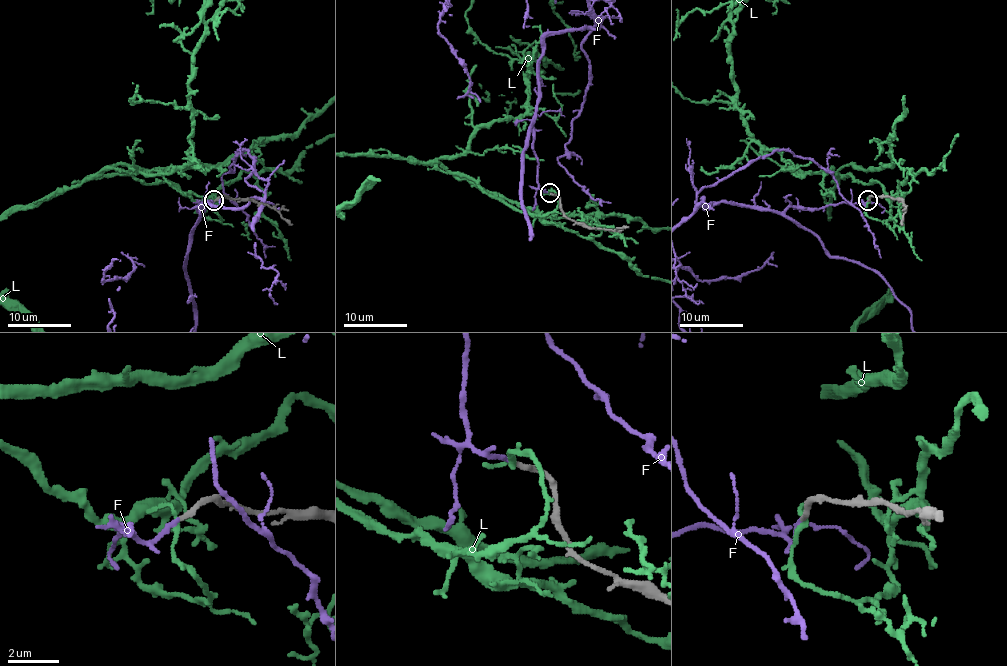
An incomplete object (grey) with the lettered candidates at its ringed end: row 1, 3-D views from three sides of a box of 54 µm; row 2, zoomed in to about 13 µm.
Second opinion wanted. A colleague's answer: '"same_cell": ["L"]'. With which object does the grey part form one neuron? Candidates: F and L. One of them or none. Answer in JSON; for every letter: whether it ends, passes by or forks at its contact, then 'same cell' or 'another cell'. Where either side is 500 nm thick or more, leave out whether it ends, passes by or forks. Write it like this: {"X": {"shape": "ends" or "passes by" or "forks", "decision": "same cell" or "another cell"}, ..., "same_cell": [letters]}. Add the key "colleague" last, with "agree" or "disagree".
{"F": {"shape": "ends", "decision": "same cell"}, "L": {"shape": "passes by", "decision": "another cell"}, "same_cell": ["F"], "colleague": "disagree"}

